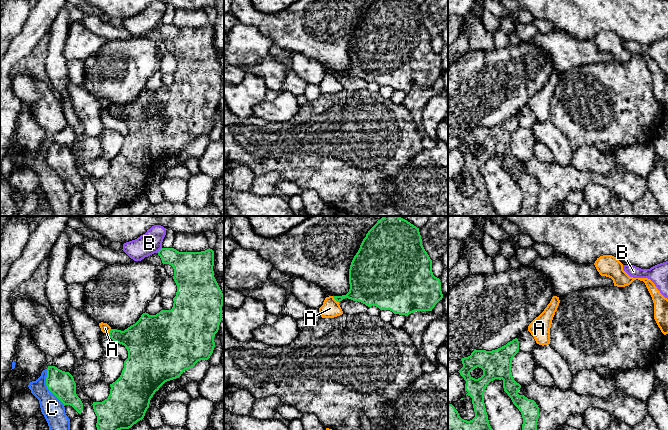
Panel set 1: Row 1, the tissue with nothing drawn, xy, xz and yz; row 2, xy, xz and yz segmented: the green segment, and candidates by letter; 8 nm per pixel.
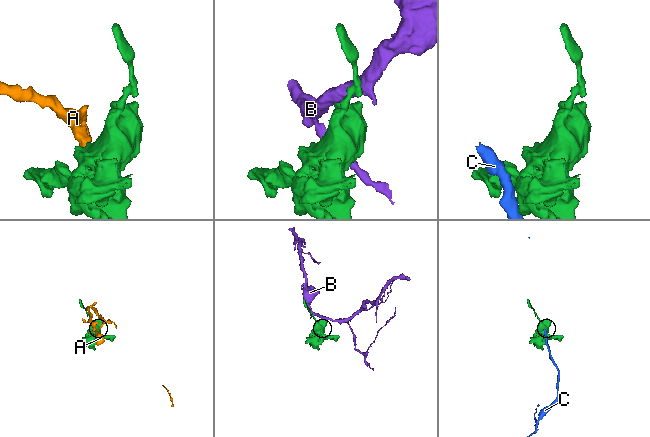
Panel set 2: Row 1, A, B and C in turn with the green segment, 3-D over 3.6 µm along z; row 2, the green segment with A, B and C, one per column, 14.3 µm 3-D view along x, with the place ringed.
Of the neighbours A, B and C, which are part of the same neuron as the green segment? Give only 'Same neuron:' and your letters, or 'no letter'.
Same neuron: no letter

